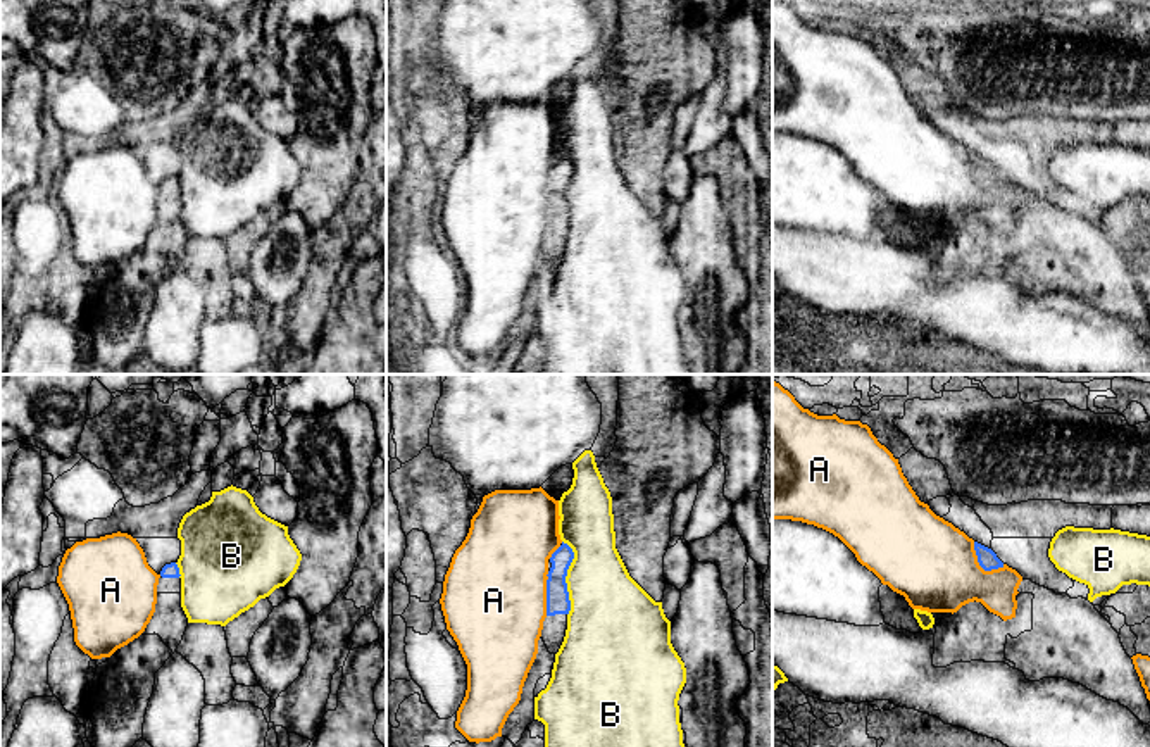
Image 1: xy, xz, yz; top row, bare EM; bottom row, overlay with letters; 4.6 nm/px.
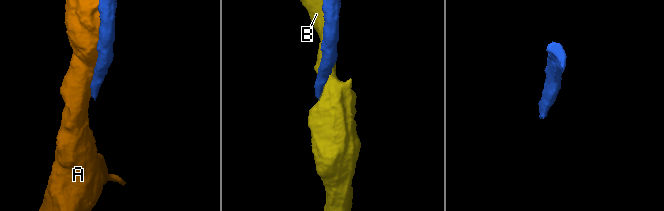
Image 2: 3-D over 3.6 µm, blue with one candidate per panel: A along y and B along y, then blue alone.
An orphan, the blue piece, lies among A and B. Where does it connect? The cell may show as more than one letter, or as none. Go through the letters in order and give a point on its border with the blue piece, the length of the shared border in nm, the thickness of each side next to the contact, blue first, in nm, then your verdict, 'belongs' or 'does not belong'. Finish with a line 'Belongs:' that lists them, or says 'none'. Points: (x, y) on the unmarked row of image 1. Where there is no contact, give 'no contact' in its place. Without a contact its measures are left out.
A: yz (981, 180) | 190 nm | 90/400 nm | does not belong
B: xz (564, 192) | 360 nm | 110/360 nm | does not belong
Belongs: none

